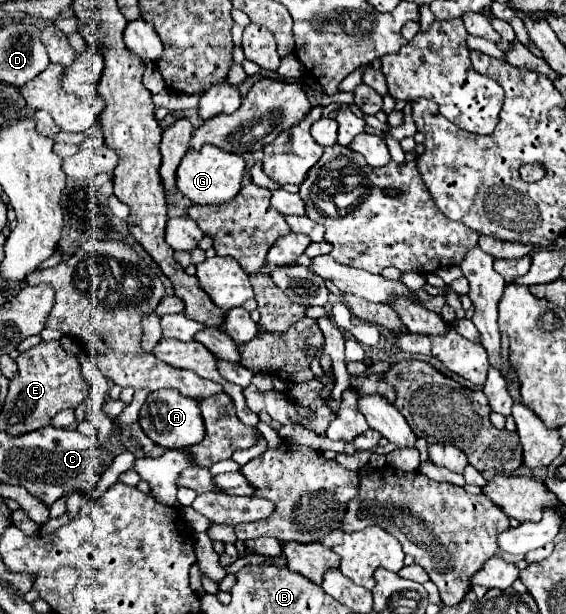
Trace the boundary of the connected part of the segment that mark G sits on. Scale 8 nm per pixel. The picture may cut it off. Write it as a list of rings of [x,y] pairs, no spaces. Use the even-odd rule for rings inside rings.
[[[205,144],[201,150],[187,150],[187,154],[183,156],[177,168],[177,188],[193,204],[223,204],[225,200],[233,200],[233,196],[237,196],[237,192],[241,190],[243,174],[245,160],[241,156]]]

